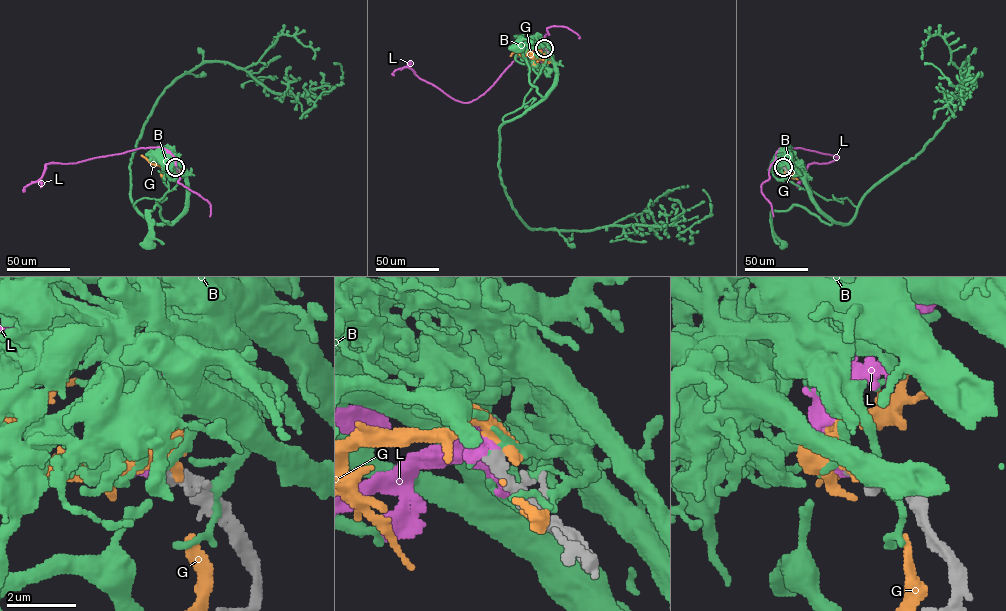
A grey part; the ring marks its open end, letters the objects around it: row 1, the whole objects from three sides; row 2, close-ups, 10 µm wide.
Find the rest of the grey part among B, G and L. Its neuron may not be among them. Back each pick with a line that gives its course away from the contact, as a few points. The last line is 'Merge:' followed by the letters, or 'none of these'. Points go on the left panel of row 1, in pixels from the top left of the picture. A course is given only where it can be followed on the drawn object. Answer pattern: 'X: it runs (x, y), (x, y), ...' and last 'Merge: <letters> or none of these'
L: it runs (175, 167), (167, 161), (171, 160), (164, 148), (141, 147), (76, 163), (49, 163), (42, 176), (24, 192)
Merge: L

